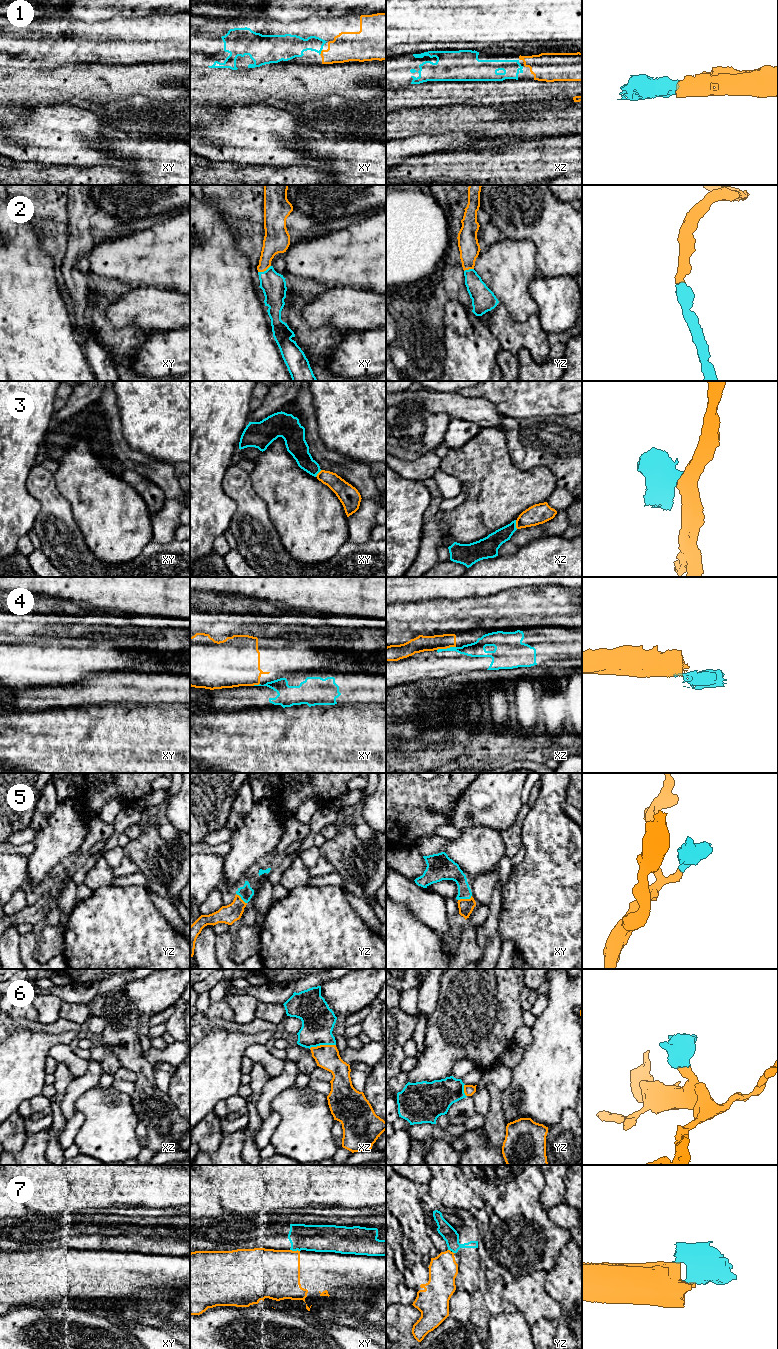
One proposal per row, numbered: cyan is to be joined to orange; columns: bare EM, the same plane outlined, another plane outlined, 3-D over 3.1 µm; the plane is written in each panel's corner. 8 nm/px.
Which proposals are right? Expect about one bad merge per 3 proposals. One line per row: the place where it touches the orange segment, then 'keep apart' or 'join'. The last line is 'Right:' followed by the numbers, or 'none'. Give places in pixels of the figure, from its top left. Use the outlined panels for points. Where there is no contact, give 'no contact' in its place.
1: meets orange in xy at (321, 52); join
2: meets orange in xy at (264, 270); join
3: meets orange in xz at (516, 524); keep apart
4: meets orange in xz at (446, 648); keep apart
5: meets orange in xy at (465, 899); join
6: meets orange in xz at (322, 1045); join
7: meets orange in xy at (295, 1251); keep apart
Right: 1, 2, 5, 6

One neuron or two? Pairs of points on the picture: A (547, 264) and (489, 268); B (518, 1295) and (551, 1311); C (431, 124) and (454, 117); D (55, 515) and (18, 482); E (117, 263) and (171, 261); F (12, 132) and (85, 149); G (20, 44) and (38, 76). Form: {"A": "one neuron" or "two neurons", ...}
{"A": "two neurons", "B": "one neuron", "C": "one neuron", "D": "two neurons", "E": "one neuron", "F": "one neuron", "G": "two neurons"}

